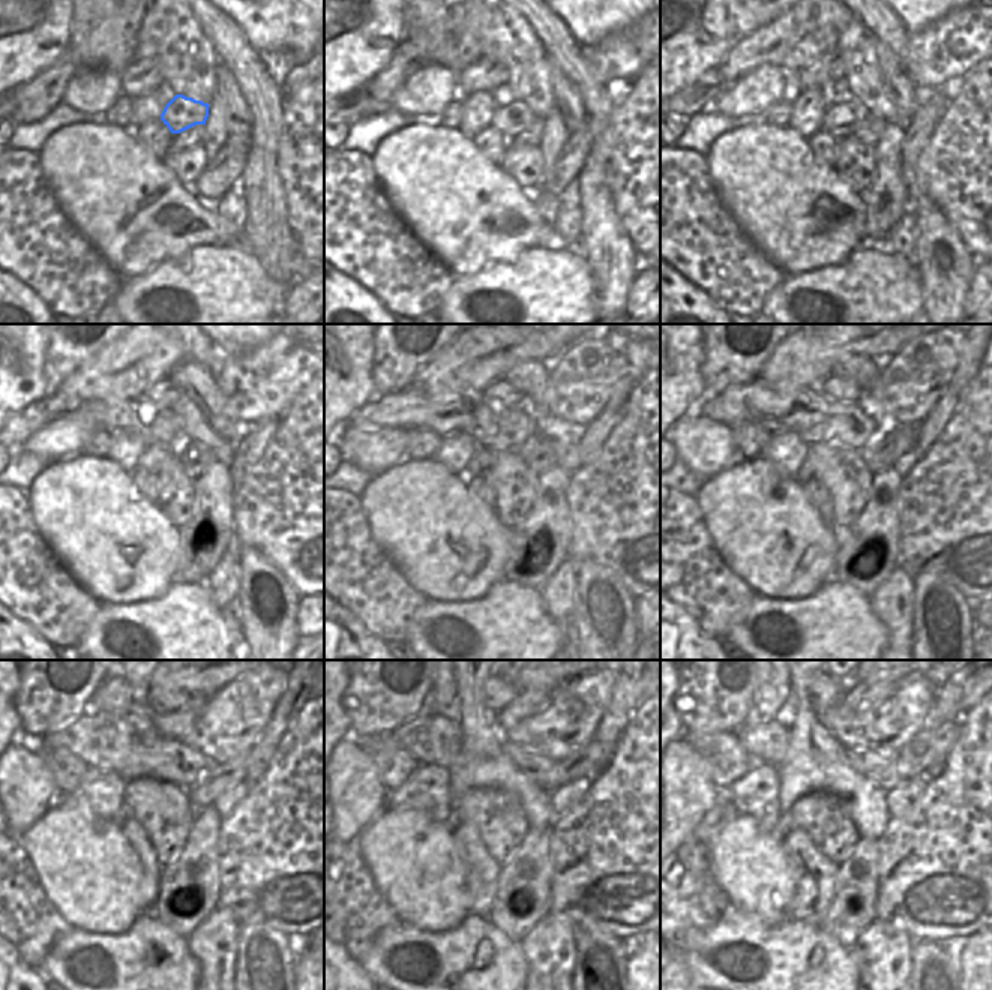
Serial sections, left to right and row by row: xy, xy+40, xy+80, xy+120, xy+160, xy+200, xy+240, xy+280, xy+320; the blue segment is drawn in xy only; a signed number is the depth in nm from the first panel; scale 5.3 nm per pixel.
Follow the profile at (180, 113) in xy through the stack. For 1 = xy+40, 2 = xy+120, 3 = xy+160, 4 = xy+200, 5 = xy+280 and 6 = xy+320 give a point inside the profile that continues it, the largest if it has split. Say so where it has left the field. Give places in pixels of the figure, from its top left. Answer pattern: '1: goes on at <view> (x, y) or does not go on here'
1: goes on at xy+40 (515, 116)
2: goes on at xy+120 (155, 456)
3: goes on at xy+160 (482, 458)
4: goes on at xy+200 (805, 473)
5: goes on at xy+280 (452, 821)
6: goes on at xy+320 (782, 827)

